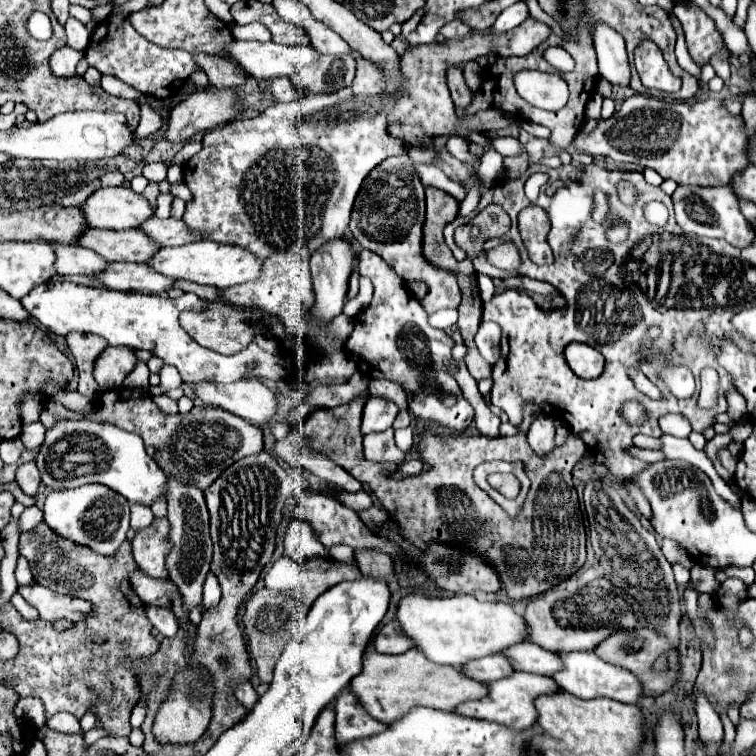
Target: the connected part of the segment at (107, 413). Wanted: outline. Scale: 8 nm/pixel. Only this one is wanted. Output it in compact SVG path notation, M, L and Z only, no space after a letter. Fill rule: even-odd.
M122 387L118 391L102 393L100 407L96 413L90 415L90 419L98 423L112 423L124 431L140 435L146 445L152 445L156 449L154 459L166 475L200 491L206 491L232 463L264 449L260 427L244 421L242 417L232 415L226 409L194 407L188 415L168 415L158 409L158 405L148 393L136 389L132 391Z

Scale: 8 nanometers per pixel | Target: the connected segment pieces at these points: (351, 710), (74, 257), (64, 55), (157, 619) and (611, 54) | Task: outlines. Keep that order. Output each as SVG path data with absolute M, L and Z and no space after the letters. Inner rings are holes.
M344 687L336 699L336 741L340 747L346 747L350 741L380 733L388 727L370 717L360 705L358 697L350 691L350 687Z
M54 245L56 249L56 271L60 275L100 275L108 269L108 261L96 255L92 249L78 245Z
M62 47L56 53L52 53L50 61L52 61L52 75L64 75L64 77L74 77L76 75L76 65L80 63L80 59L84 57L84 53L72 49L72 47Z
M148 606L148 619L152 627L156 627L164 637L172 637L178 631L178 621L170 609L164 607Z
M596 21L592 27L592 41L598 55L600 75L614 85L630 85L630 67L624 39L606 23Z

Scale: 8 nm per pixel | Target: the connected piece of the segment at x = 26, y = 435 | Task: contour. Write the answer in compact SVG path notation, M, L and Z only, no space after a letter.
M36 421L36 423L24 425L20 439L22 439L26 449L34 449L34 447L40 447L44 443L44 435L46 435L46 427L40 421Z

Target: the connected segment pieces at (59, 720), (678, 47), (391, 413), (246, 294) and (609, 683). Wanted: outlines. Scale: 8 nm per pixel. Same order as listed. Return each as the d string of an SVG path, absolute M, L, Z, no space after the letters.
M58 713L56 717L52 717L52 721L48 721L48 727L60 733L82 733L78 719L68 713Z
M670 13L671 23L677 33L677 40L675 45L675 55L677 62L685 71L689 72L691 75L696 77L698 80L700 78L701 68L698 67L688 53L688 48L686 45L686 39L684 31L682 29L681 23L674 16L673 13Z
M370 397L364 403L364 411L362 411L362 425L360 425L362 435L390 429L396 415L398 415L398 407L392 401L386 401L380 397Z
M528 17L520 27L498 37L490 37L488 33L472 33L462 41L448 39L444 43L408 47L398 59L398 67L404 77L404 81L400 83L402 93L400 85L396 85L396 91L390 91L392 83L388 83L384 67L380 63L376 65L374 61L368 61L364 57L354 57L356 75L348 87L336 93L326 93L324 97L300 97L290 103L274 103L254 119L230 121L220 129L208 131L202 139L202 149L188 163L182 165L184 183L194 195L194 199L186 203L184 221L190 229L200 229L204 233L204 239L240 245L244 249L250 249L252 253L256 253L256 257L264 261L264 273L256 281L224 289L222 297L236 305L256 305L268 313L278 315L294 335L308 333L306 317L310 317L310 309L314 305L308 257L314 253L314 249L324 245L324 241L344 235L352 213L352 201L356 199L364 177L380 161L384 161L384 157L392 157L404 147L402 139L388 133L388 125L418 125L428 137L448 137L454 133L456 127L480 133L512 125L516 117L496 109L478 111L472 117L458 117L450 99L450 91L446 87L446 71L452 65L466 63L488 53L496 53L500 57L528 55L540 43L544 43L548 35L550 27L546 23Z
M582 651L582 653L560 653L562 661L564 661L564 669L560 673L556 673L552 679L564 687L564 691L580 697L580 699L596 699L596 697L608 697L620 703L632 703L636 705L644 693L642 693L642 683L638 681L638 677L634 673L630 673L624 667L616 667L610 665L606 661L602 661L596 653L592 651Z

